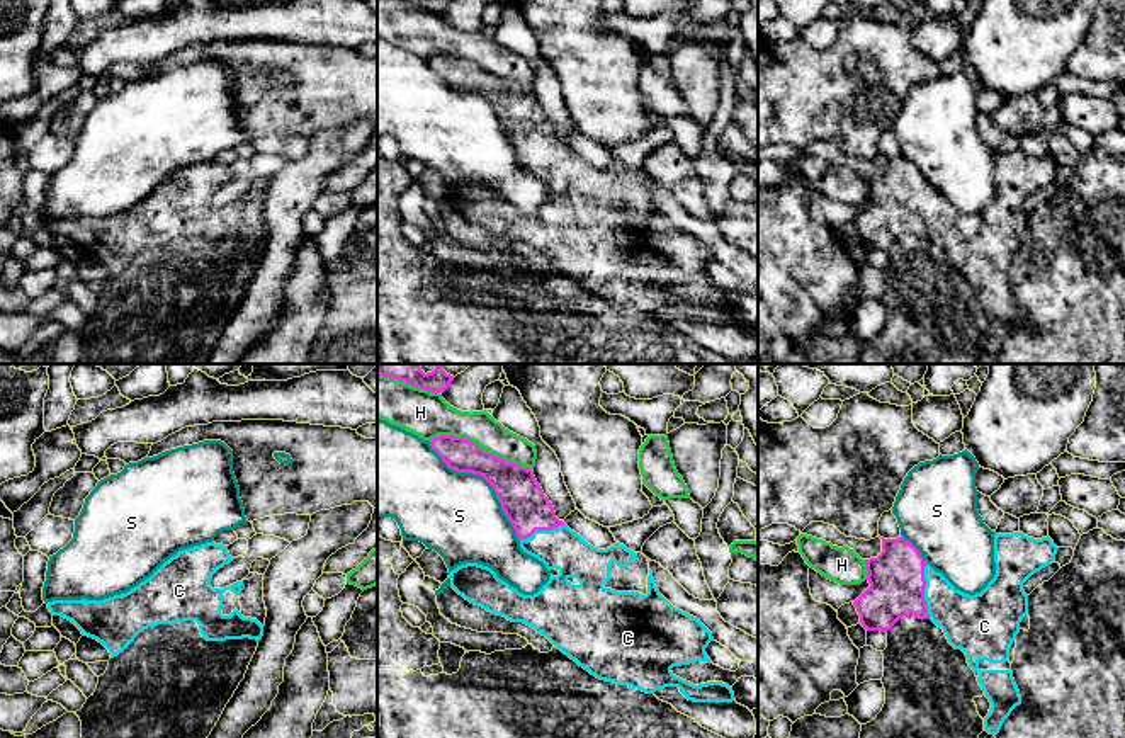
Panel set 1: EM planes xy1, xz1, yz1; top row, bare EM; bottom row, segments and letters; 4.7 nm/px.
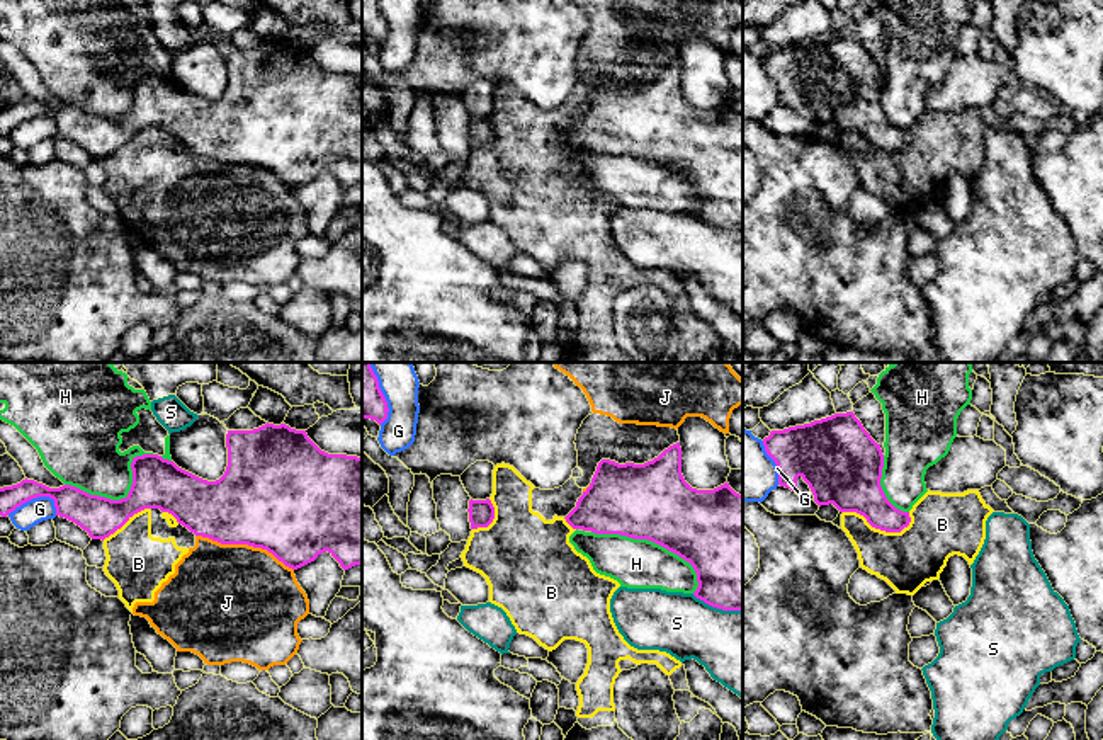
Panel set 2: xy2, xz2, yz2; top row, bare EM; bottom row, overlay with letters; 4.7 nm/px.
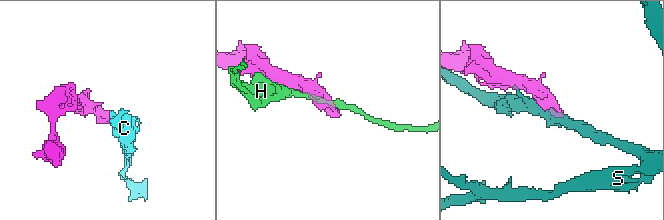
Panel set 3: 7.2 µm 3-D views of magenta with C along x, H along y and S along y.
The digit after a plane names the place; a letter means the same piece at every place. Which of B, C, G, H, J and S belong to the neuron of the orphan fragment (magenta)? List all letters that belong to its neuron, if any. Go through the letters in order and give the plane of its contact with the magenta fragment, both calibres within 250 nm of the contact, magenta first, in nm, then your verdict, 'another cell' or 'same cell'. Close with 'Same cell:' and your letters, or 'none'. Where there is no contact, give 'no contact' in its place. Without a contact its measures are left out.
B: meets magenta in yz2; 280 nm thick on the magenta side, 280 nm on the other; another cell
C: meets magenta in yz1; 260 nm thick on the magenta side, 240 nm on the other; same cell
G: meets magenta in xy2; 160 nm thick on the magenta side, 120 nm on the other; another cell
H: meets magenta in xz2; 360 nm thick on the magenta side, 240 nm on the other; another cell
J: meets magenta in xy2; 480 nm thick on the magenta side, 480 nm on the other; another cell
S: meets magenta in xz1; 200 nm thick on the magenta side, 400 nm on the other; another cell
Same cell: C

